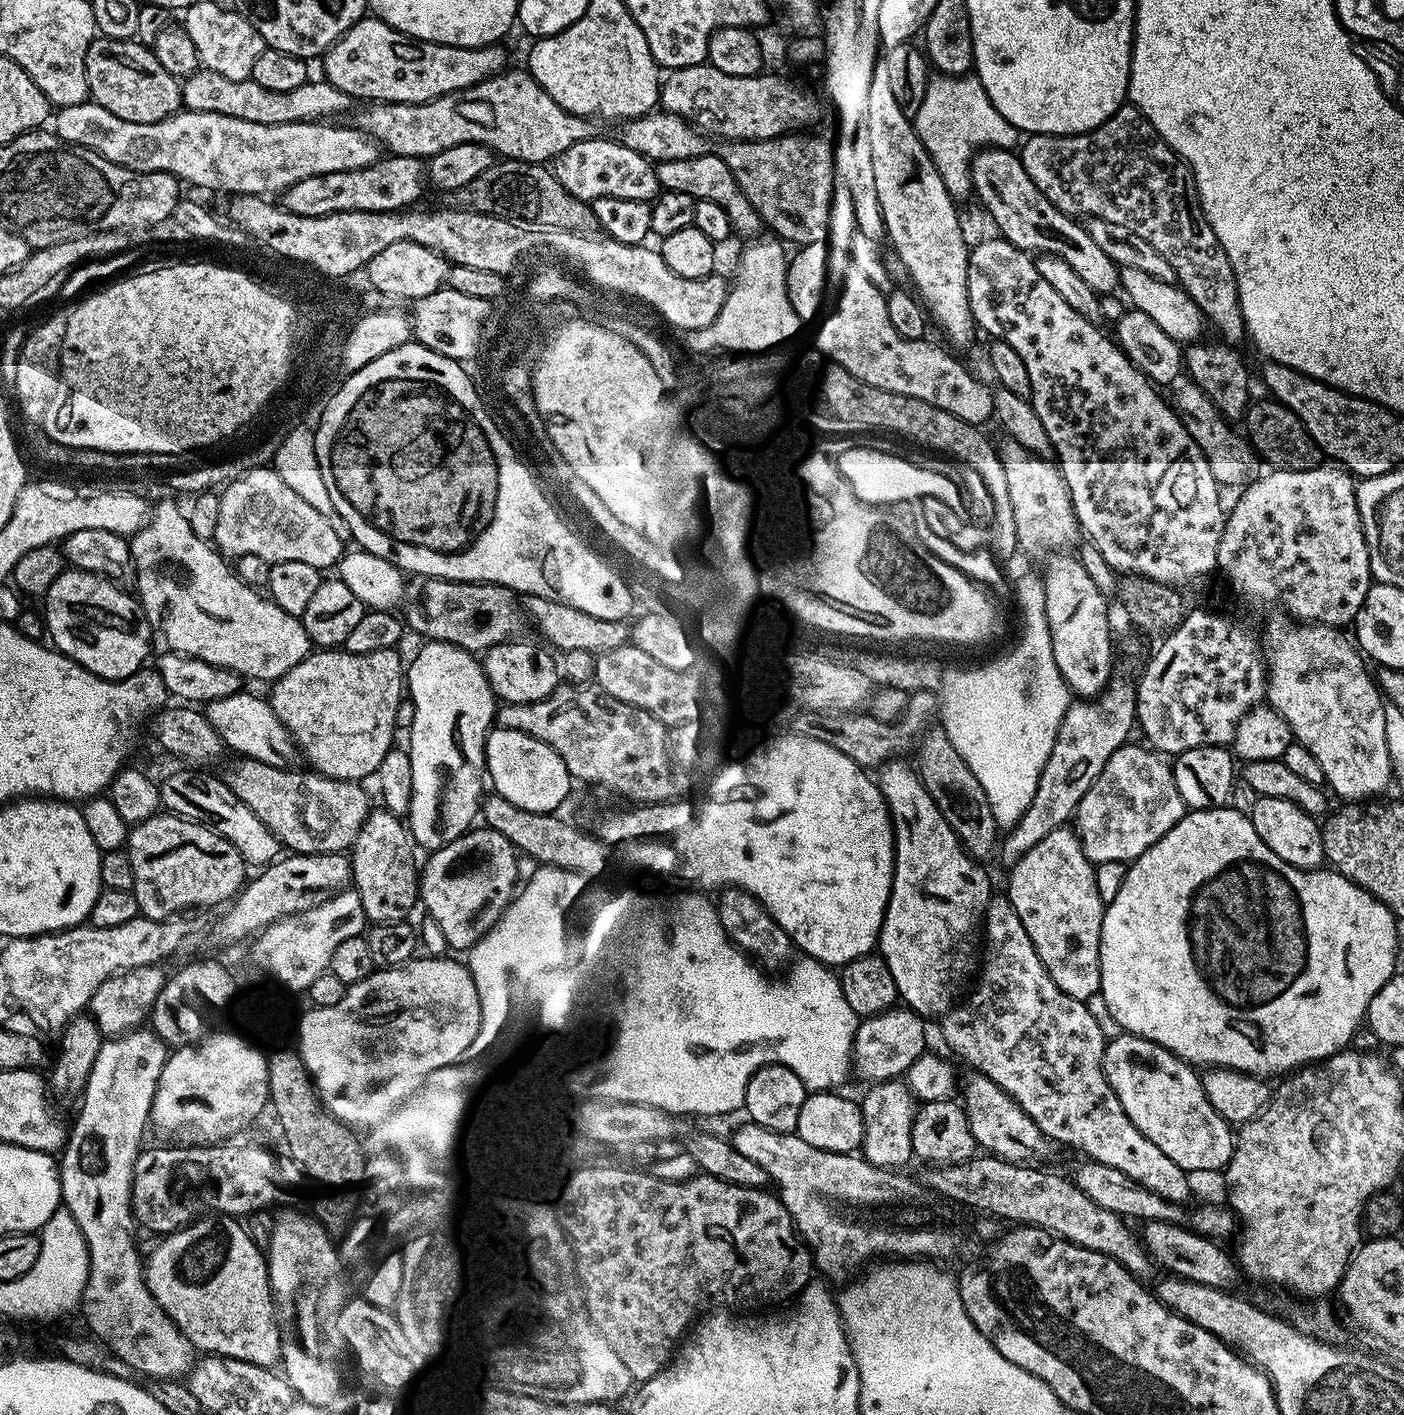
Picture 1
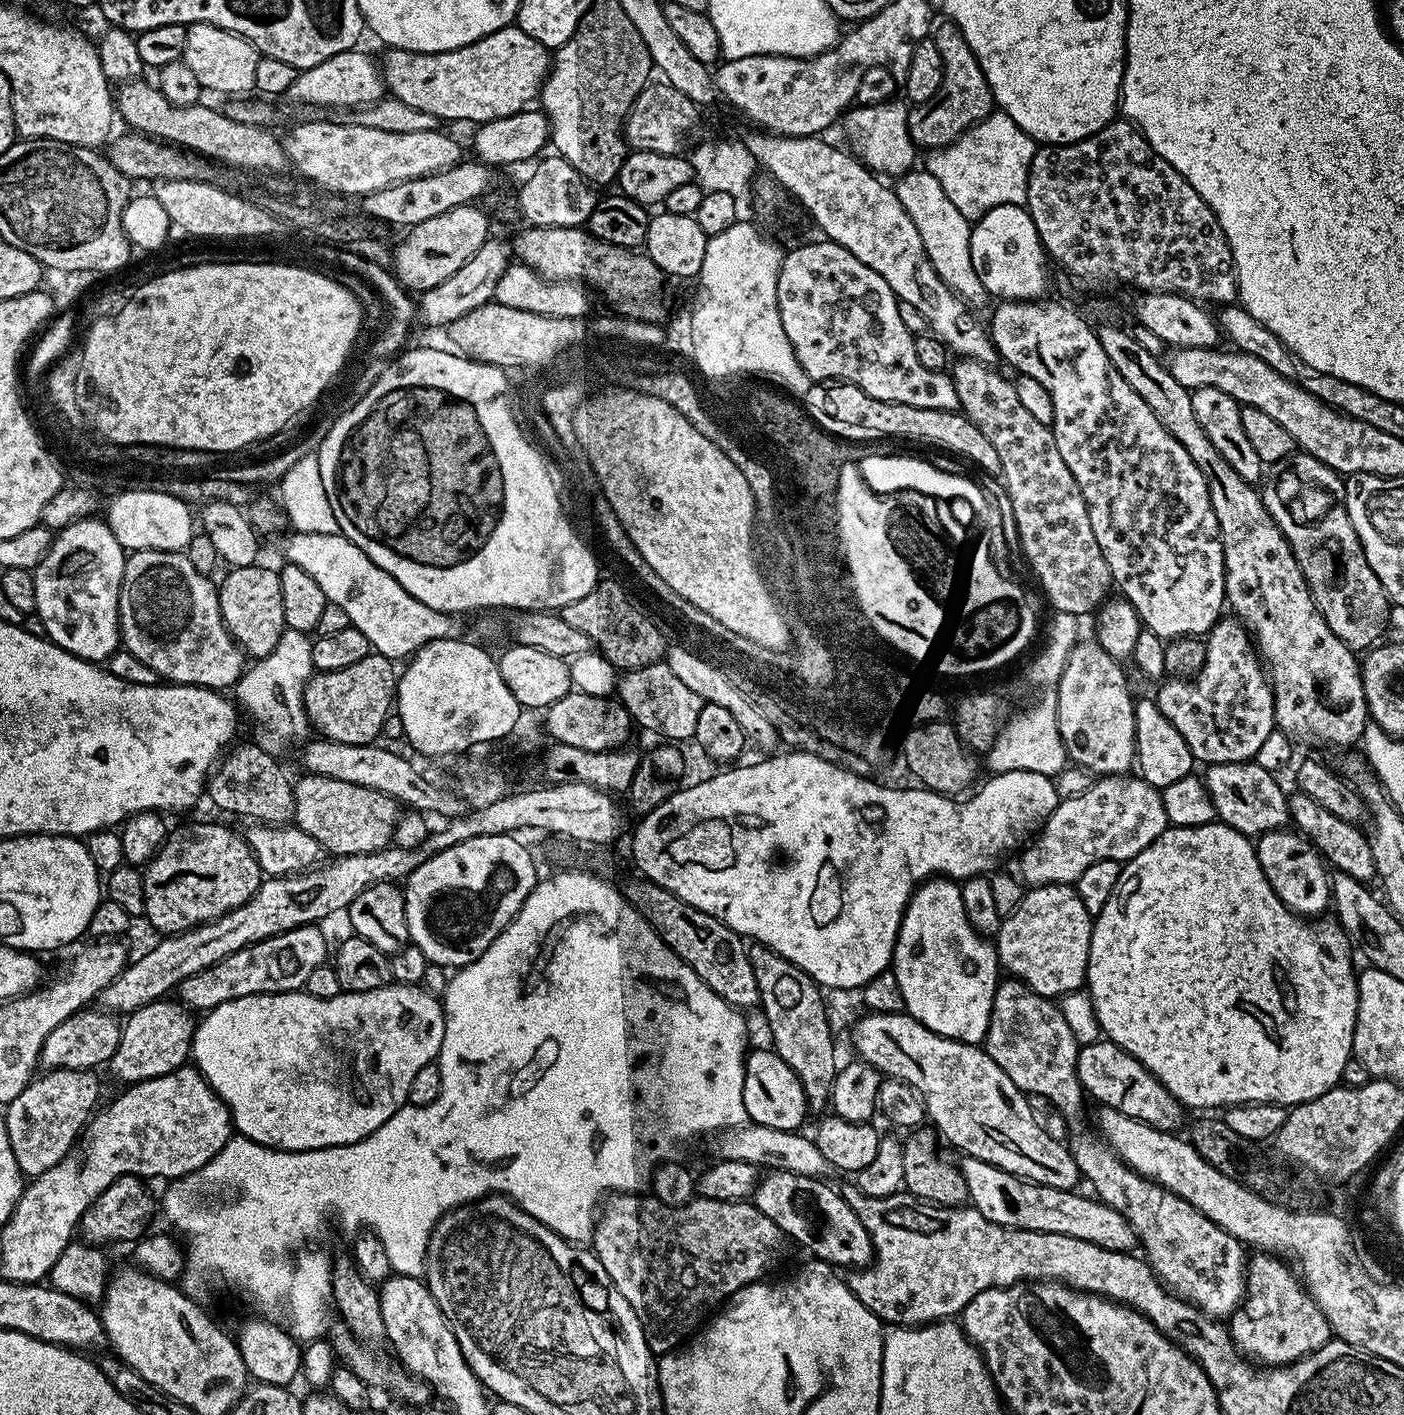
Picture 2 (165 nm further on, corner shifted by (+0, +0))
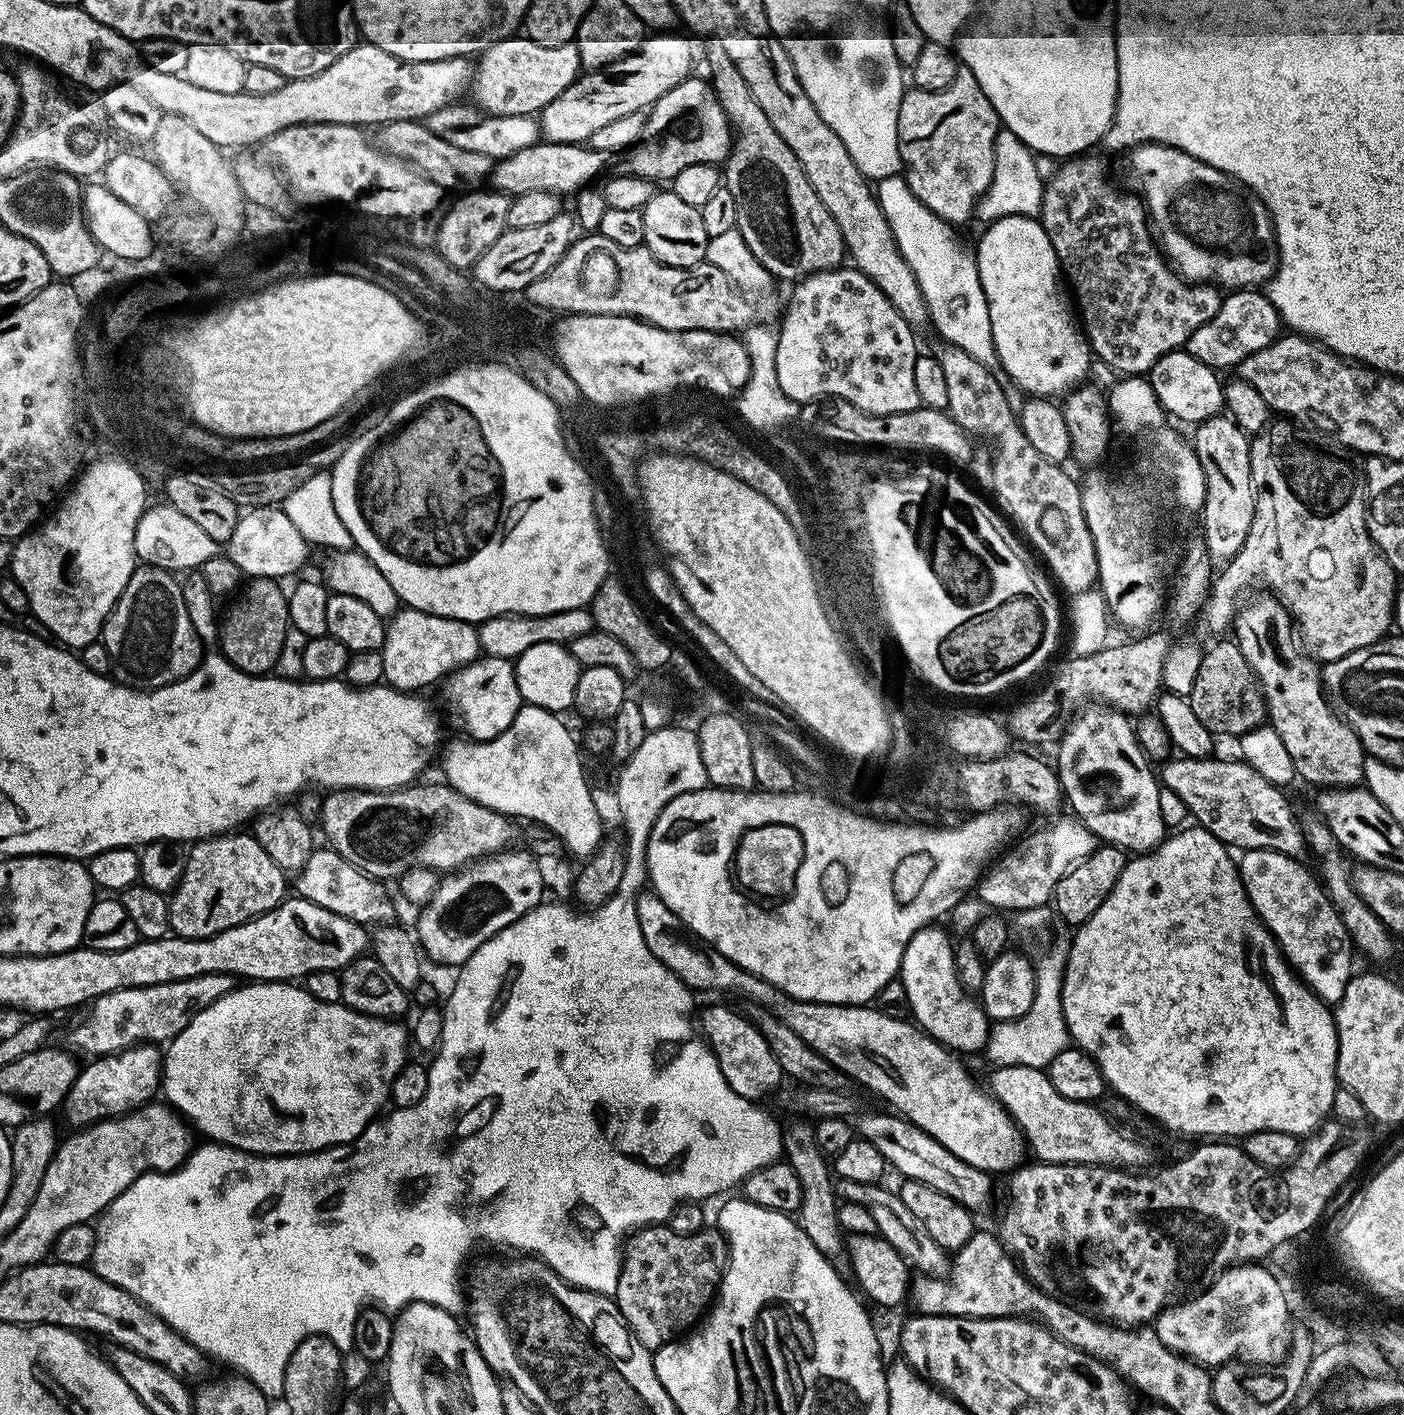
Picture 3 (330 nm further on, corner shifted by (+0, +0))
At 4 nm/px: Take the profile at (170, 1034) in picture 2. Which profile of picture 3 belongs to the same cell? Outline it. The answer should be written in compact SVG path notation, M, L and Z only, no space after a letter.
M141 1042L114 1052L110 1056L97 1056L84 1064L80 1074L72 1083L70 1101L72 1100L72 1120L76 1126L85 1122L103 1120L113 1114L131 1112L133 1108L151 1101L152 1087L162 1080L162 1052L155 1043Z

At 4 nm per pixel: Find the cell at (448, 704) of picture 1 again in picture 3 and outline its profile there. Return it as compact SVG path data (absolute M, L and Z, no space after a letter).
M481 655L479 659L464 665L454 672L449 673L443 681L444 700L454 715L460 716L460 724L465 728L471 739L493 740L498 734L502 734L514 722L514 714L518 714L521 706L520 691L516 681L516 666L513 661L506 658L494 658L493 656Z

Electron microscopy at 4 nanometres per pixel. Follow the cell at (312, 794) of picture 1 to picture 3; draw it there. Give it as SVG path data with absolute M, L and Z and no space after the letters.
M413 783L403 788L387 790L332 790L327 793L320 808L320 824L324 827L327 843L342 858L346 858L355 868L360 868L373 878L381 881L399 878L413 867L412 855L424 852L427 867L435 870L456 870L461 866L486 856L495 856L507 849L516 832L508 828L509 817L490 810L462 794L458 794L447 783Z

